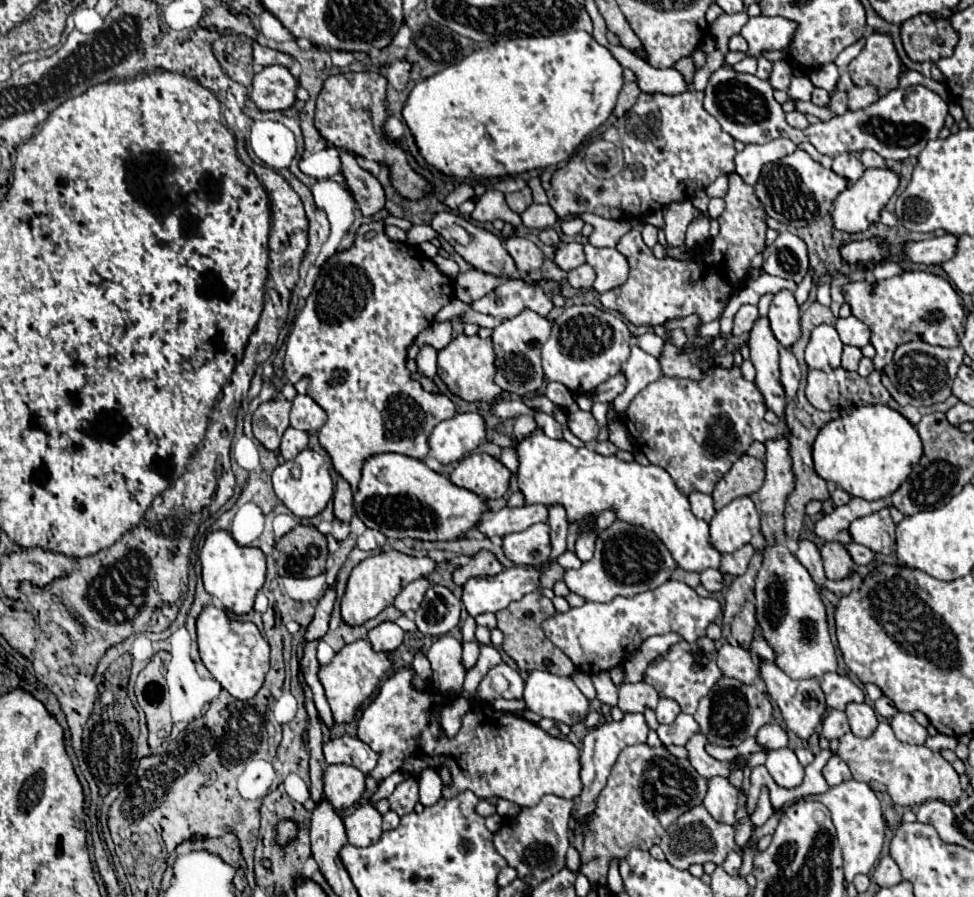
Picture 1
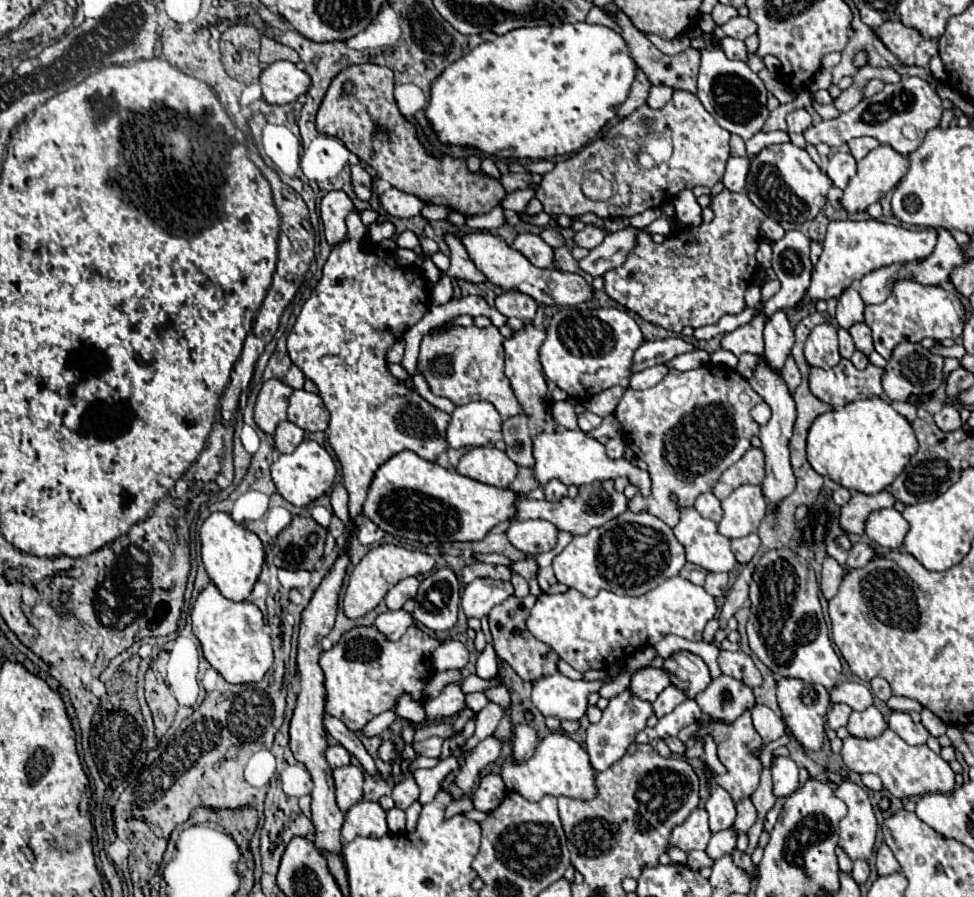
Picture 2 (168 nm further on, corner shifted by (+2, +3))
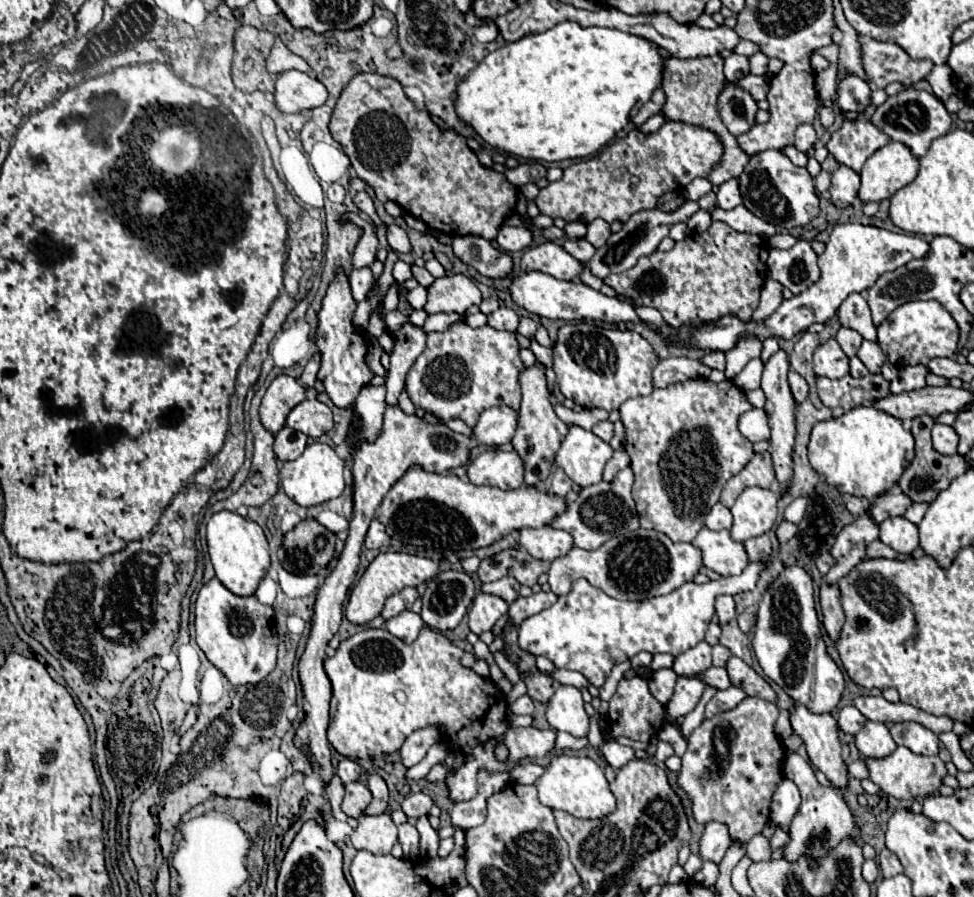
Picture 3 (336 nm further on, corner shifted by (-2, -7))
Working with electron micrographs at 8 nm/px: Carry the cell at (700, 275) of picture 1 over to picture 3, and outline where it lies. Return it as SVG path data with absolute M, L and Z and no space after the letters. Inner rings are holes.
M713 222L709 230L689 234L689 240L675 242L675 248L669 252L657 250L641 256L627 272L607 276L605 284L629 296L635 304L657 308L673 328L685 322L719 320L725 314L737 314L749 320L759 306L763 278L767 278L767 250L769 244L765 238L735 232L725 222ZM621 278L629 278L629 286L621 286Z

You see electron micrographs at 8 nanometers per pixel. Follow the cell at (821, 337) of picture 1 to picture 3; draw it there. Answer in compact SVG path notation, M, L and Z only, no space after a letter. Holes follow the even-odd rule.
M835 338L821 344L813 354L813 368L817 376L825 378L843 378L849 374L849 358L841 350Z

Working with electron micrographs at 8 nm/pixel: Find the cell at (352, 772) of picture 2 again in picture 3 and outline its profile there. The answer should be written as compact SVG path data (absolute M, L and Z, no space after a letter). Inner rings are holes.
M351 782L345 786L345 798L343 798L343 812L347 816L353 816L353 818L359 818L365 808L369 806L371 802L371 792L365 784L361 782Z

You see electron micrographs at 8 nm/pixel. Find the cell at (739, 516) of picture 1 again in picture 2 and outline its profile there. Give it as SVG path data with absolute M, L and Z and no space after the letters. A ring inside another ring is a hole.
M739 486L729 498L721 502L723 518L717 524L719 534L735 540L757 532L761 520L767 514L767 504L759 486Z

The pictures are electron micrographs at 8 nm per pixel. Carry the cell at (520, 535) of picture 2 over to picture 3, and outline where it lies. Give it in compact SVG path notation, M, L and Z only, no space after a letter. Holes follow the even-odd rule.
M553 526L523 528L519 546L537 560L553 562L555 558L565 556L573 548L573 536L569 532L557 530Z

